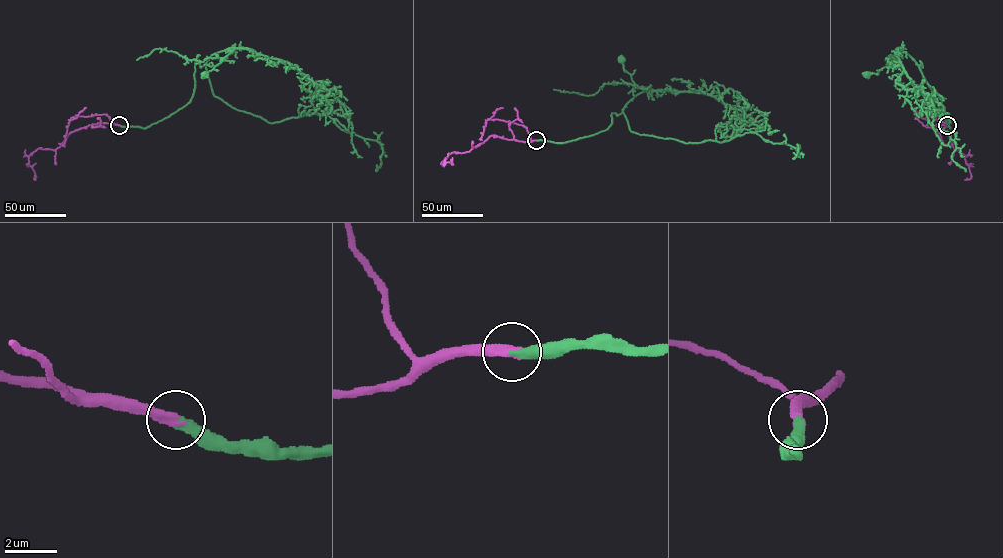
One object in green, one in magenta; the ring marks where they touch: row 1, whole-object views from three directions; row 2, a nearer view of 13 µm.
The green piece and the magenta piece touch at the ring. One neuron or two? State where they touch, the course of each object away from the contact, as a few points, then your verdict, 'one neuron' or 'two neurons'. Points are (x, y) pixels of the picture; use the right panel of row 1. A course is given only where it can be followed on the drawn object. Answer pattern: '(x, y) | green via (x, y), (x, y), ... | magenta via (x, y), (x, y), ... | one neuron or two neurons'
(947, 125) | green via (947, 125), (923, 77), (920, 61), (922, 67), (897, 47), (892, 63), (876, 74), (867, 74) | magenta via (947, 125), (943, 131), (954, 148), (960, 149), (969, 165), (971, 178), (964, 180) | one neuron

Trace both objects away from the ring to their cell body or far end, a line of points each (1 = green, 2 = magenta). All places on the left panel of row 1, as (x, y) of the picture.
1: (119, 125), (146, 128), (169, 117), (192, 97), (195, 62), (201, 67), (212, 55), (235, 48), (204, 74)
2: (119, 125), (89, 125), (71, 132), (55, 150), (36, 149), (28, 160), (35, 180)

